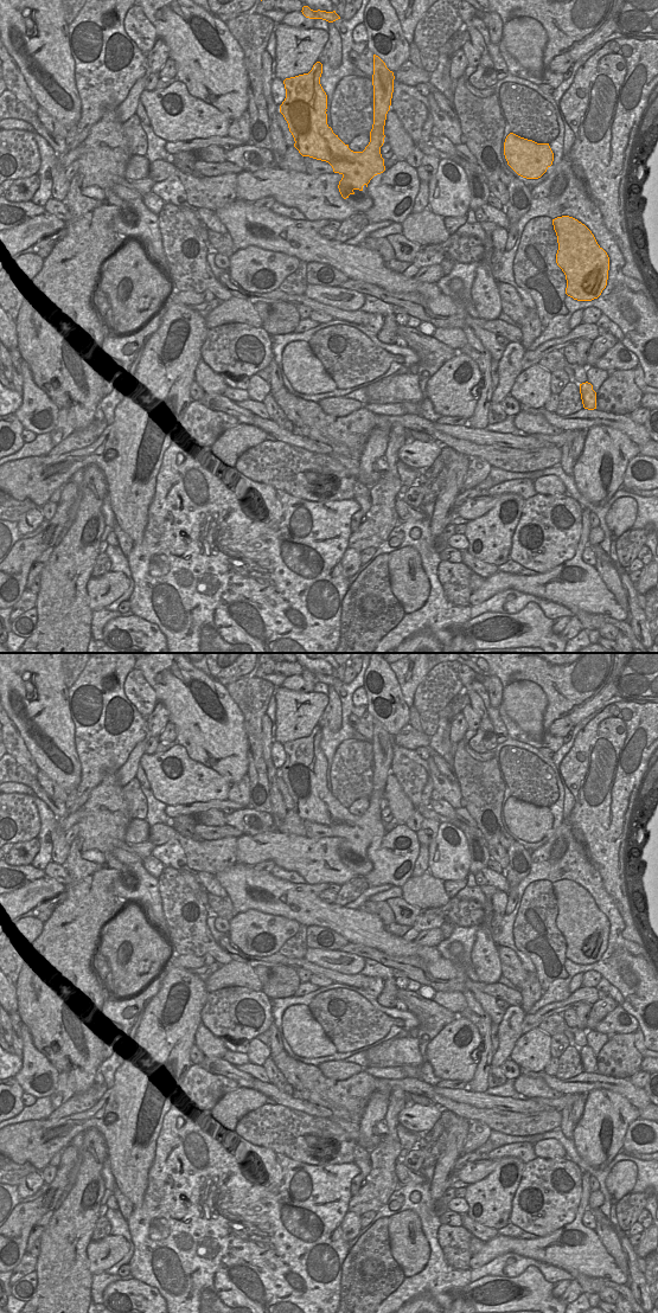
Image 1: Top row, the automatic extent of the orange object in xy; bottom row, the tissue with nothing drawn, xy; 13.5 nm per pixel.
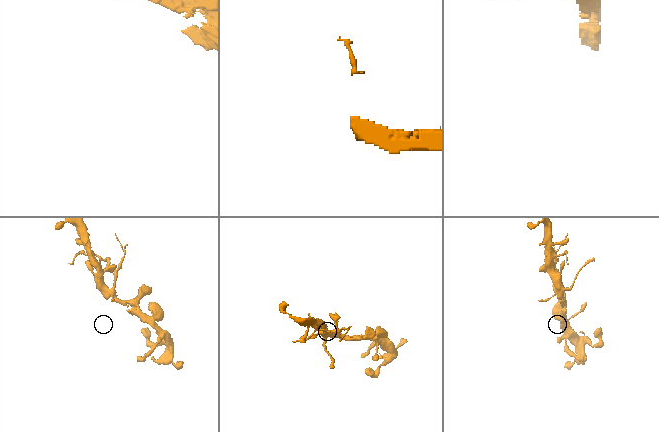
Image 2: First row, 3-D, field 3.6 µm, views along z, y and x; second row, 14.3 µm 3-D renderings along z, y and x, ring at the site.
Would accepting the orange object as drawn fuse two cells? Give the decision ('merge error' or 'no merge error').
merge error

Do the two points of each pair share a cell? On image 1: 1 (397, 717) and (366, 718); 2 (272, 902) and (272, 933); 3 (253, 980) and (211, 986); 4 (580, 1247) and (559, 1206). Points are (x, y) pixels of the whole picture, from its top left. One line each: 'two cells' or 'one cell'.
1: two cells
2: two cells
3: one cell
4: two cells

